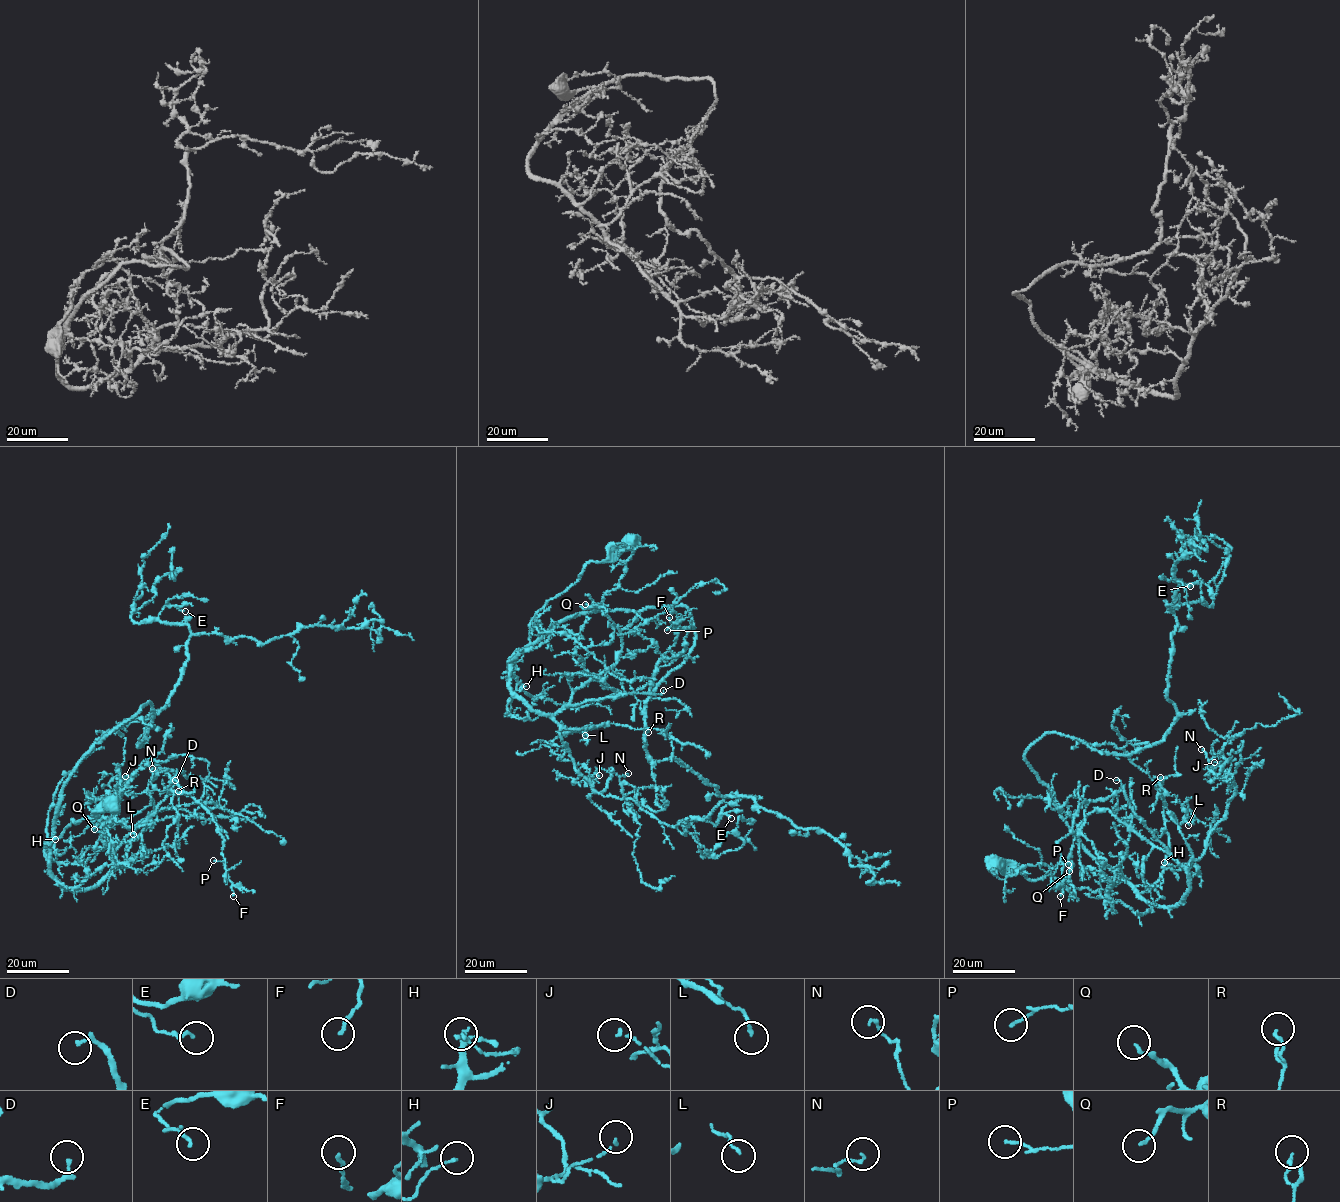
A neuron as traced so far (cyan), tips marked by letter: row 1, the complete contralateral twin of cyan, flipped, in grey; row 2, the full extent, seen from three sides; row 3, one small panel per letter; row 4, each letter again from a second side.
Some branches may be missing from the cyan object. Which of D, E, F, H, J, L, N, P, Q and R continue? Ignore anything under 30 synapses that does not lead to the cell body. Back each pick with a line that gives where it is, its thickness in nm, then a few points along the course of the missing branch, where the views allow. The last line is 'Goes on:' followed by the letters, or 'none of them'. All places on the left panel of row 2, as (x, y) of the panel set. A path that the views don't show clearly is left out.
D: at (175, 780); 190 nm thick; missing branch runs (175, 780), (190, 766), (200, 769), (222, 765), (264, 733), (275, 712), (260, 687), (262, 676)
Q: at (94, 829); 140 nm thick; missing branch runs (94, 829), (86, 839), (94, 832), (96, 825), (88, 822)
Goes on: D, Q

